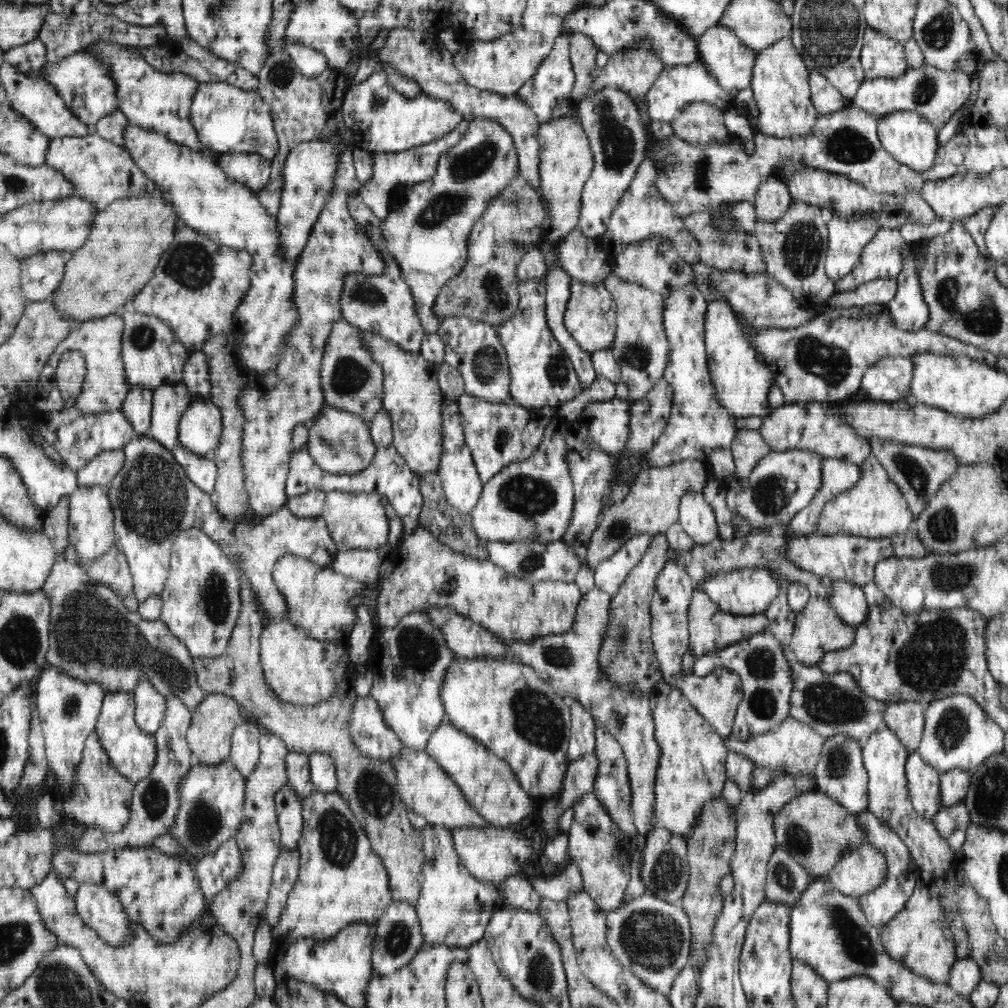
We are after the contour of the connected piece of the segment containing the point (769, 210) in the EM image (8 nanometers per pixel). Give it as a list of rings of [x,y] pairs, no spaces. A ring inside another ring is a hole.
[[[770,176],[760,184],[753,205],[759,220],[776,222],[786,214],[792,202],[786,182]]]

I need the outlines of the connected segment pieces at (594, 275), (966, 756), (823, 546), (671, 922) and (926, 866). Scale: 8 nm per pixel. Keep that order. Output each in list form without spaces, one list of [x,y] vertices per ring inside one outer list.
[[[579,226],[557,243],[560,269],[563,269],[571,279],[582,283],[604,283],[611,275],[608,264],[608,254],[598,247],[594,239],[588,239]]]
[[[967,694],[932,701],[924,710],[924,733],[917,753],[939,773],[960,769],[972,774],[986,760],[1003,753],[1005,733]]]
[[[786,525],[786,550],[784,555],[790,559],[796,567],[814,573],[821,577],[838,578],[851,582],[860,588],[864,588],[868,582],[872,582],[875,576],[875,566],[884,560],[895,556],[896,558],[924,558],[930,550],[918,537],[914,525],[910,526],[905,533],[894,534],[886,538],[864,538],[842,534],[838,532],[832,536],[820,536],[818,534],[800,535],[794,534],[791,525]]]
[[[646,892],[634,897],[631,901],[620,903],[615,909],[608,912],[607,943],[616,960],[629,967],[632,974],[635,974],[646,985],[668,997],[678,971],[684,968],[690,958],[690,944],[692,944],[690,917],[684,913],[680,903],[668,903]]]
[[[883,726],[874,732],[862,746],[863,763],[869,775],[867,810],[888,825],[908,846],[912,859],[919,870],[931,872],[935,877],[953,875],[956,867],[955,852],[940,836],[931,821],[916,813],[909,795],[906,779],[908,751],[896,734]]]

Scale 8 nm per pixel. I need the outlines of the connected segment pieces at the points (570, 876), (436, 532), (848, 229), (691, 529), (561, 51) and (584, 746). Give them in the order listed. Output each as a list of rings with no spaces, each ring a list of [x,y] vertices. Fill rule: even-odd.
[[[573,860],[560,874],[534,877],[533,886],[540,898],[564,902],[572,893],[584,891],[580,869]]]
[[[428,471],[419,477],[421,495],[423,496],[422,510],[418,513],[418,528],[422,527],[430,531],[440,544],[451,548],[458,554],[478,559],[488,559],[487,542],[477,537],[470,517],[460,514],[456,508],[451,507],[445,497],[440,477],[434,471]]]
[[[834,211],[832,212],[832,218],[829,222],[826,222],[828,232],[829,232],[829,242],[827,244],[826,249],[826,259],[825,259],[825,270],[828,278],[832,280],[832,282],[838,282],[840,278],[846,277],[859,262],[862,249],[864,249],[871,241],[878,231],[881,229],[880,225],[877,223],[877,214],[866,214],[866,216],[862,216],[862,218],[858,218],[858,220],[842,220],[839,216],[833,216]]]
[[[686,492],[680,498],[680,516],[678,522],[682,525],[686,534],[693,538],[696,546],[708,544],[716,540],[718,525],[714,518],[713,509],[709,506],[702,494]]]
[[[562,33],[555,38],[550,54],[537,68],[536,74],[527,80],[517,92],[517,95],[530,107],[540,123],[570,115],[575,103],[571,92],[575,83],[575,74],[569,57],[570,34]]]
[[[568,698],[567,703],[572,716],[567,757],[568,761],[573,761],[595,753],[596,728],[591,712],[582,706],[582,703],[572,698]]]

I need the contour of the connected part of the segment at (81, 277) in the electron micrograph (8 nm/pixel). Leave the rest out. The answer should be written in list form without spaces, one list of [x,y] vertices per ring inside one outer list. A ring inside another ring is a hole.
[[[159,191],[138,198],[120,198],[104,210],[98,211],[84,247],[75,250],[64,266],[64,277],[52,298],[54,309],[68,320],[77,320],[78,324],[118,312],[126,302],[134,300],[136,294],[139,294],[144,285],[154,277],[162,254],[174,242],[178,225],[180,222],[174,209],[165,202]]]

